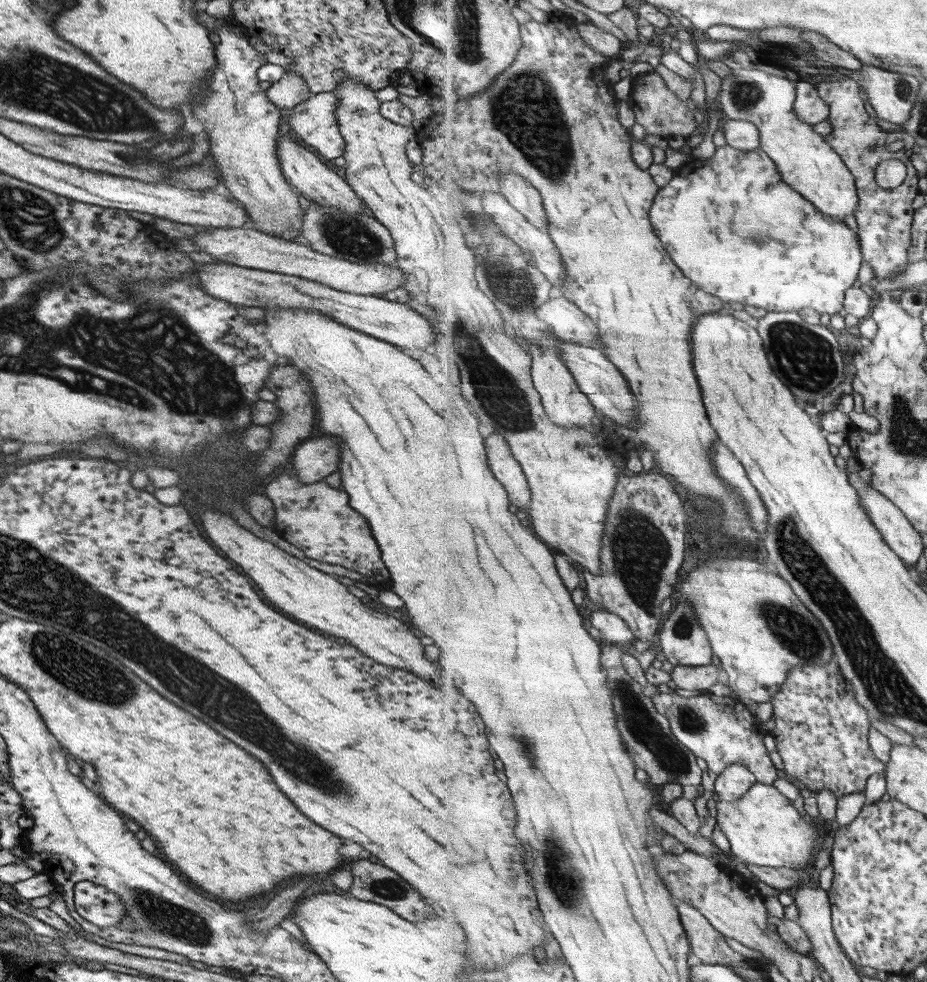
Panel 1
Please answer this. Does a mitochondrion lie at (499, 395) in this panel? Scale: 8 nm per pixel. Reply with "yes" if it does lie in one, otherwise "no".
yes

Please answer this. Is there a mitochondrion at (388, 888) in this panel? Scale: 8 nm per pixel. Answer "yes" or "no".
yes

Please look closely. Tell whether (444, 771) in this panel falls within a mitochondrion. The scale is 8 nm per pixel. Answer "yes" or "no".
no

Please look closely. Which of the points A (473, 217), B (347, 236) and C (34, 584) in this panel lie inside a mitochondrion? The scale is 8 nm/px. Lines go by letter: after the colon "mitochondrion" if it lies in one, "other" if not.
A: mitochondrion
B: mitochondrion
C: mitochondrion

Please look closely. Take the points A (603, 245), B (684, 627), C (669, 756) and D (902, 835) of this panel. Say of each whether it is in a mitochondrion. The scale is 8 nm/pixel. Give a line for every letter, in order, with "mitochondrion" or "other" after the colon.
A: other
B: mitochondrion
C: mitochondrion
D: other

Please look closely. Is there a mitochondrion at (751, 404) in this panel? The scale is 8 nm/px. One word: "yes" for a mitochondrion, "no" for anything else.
no

